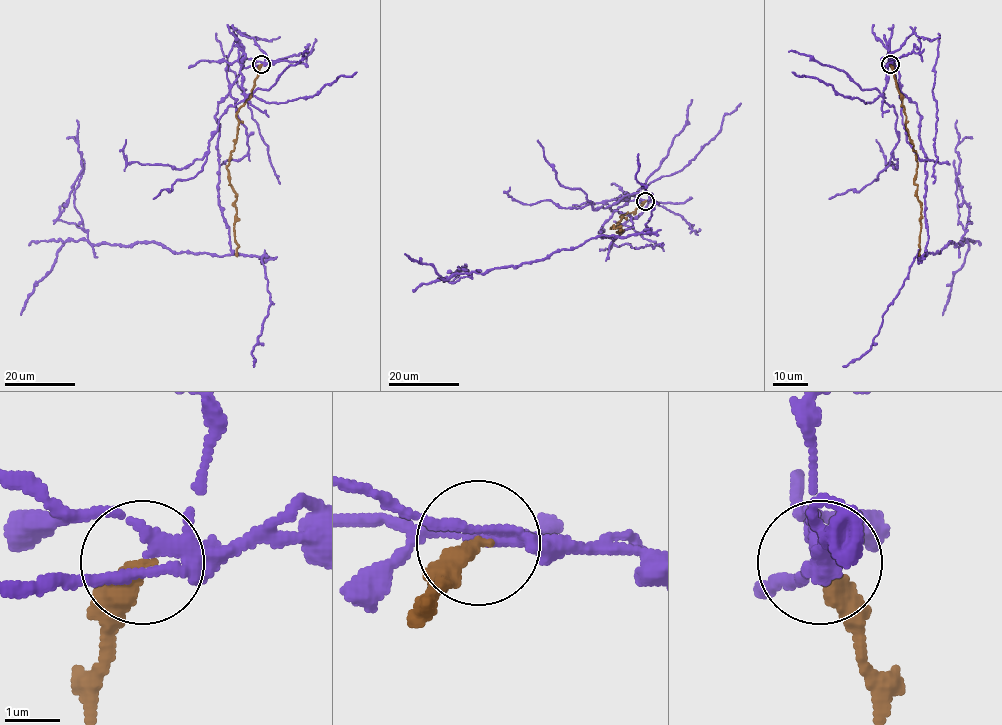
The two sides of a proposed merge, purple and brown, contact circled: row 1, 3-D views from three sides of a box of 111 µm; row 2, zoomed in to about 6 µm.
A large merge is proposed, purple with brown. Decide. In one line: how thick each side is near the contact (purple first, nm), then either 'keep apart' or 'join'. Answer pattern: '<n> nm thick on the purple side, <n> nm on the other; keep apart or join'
190 nm thick on the purple side, 400 nm on the other; keep apart

